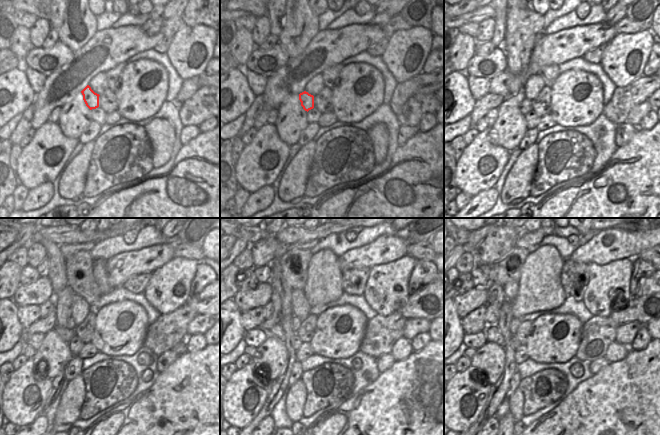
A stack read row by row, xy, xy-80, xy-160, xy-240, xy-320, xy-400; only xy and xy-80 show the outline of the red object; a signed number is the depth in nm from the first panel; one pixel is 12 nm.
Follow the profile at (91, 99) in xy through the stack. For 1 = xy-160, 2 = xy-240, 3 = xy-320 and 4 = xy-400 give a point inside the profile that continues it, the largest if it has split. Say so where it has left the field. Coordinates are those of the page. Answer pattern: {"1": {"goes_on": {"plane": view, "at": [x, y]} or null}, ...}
{"1": {"goes_on": {"plane": "xy-160", "at": [525, 106]}}, "2": {"goes_on": {"plane": "xy-240", "at": [66, 334]}}, "3": {"goes_on": {"plane": "xy-320", "at": [277, 332]}}, "4": {"goes_on": {"plane": "xy-400", "at": [492, 333]}}}

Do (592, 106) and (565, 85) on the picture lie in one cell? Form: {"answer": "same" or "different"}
{"answer": "same"}

